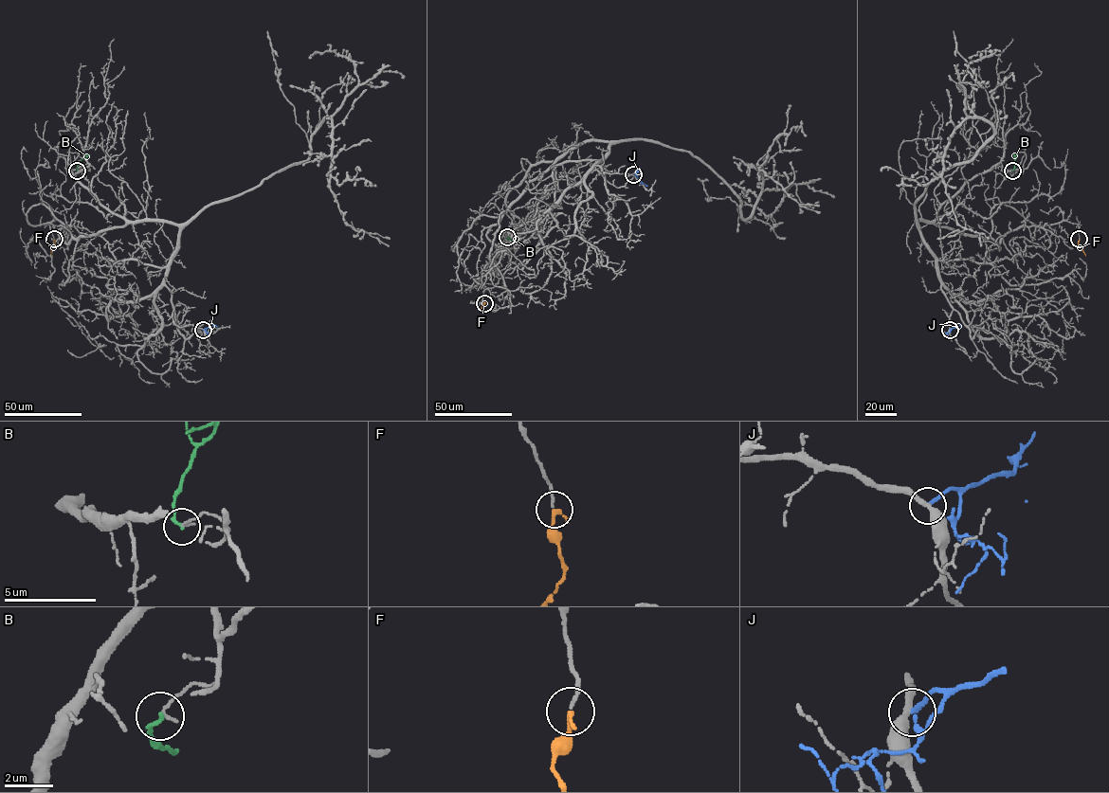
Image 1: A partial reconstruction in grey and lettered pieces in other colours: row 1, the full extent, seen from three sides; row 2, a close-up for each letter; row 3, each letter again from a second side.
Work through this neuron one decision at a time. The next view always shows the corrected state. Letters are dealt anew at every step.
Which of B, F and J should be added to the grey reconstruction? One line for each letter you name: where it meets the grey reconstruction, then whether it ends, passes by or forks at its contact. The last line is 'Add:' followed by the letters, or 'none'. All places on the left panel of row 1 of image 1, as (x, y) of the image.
F: (54, 239) | it ends
Add: F

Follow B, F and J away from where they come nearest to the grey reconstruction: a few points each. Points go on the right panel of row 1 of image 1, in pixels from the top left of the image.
B: (1012, 171), (1016, 154)
F: (1079, 239), (1079, 245), (1085, 255)
J: (949, 330), (960, 326)

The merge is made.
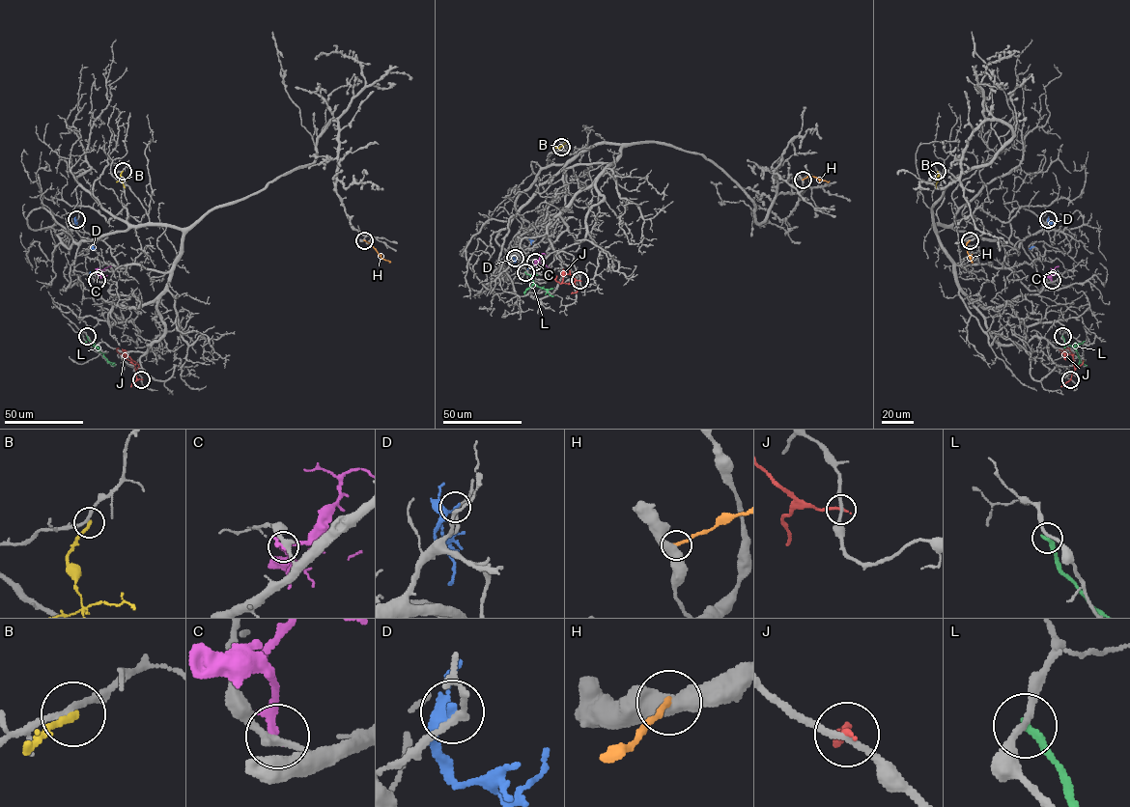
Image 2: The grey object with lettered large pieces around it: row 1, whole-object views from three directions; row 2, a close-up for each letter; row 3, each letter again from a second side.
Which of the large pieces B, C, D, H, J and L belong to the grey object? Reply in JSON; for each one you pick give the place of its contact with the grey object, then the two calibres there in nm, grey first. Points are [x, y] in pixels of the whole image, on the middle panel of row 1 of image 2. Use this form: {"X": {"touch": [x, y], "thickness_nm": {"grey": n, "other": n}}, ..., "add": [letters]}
{"D": {"touch": [515, 258], "thickness_nm": {"grey": 220, "other": 280}}, "add": ["D"]}

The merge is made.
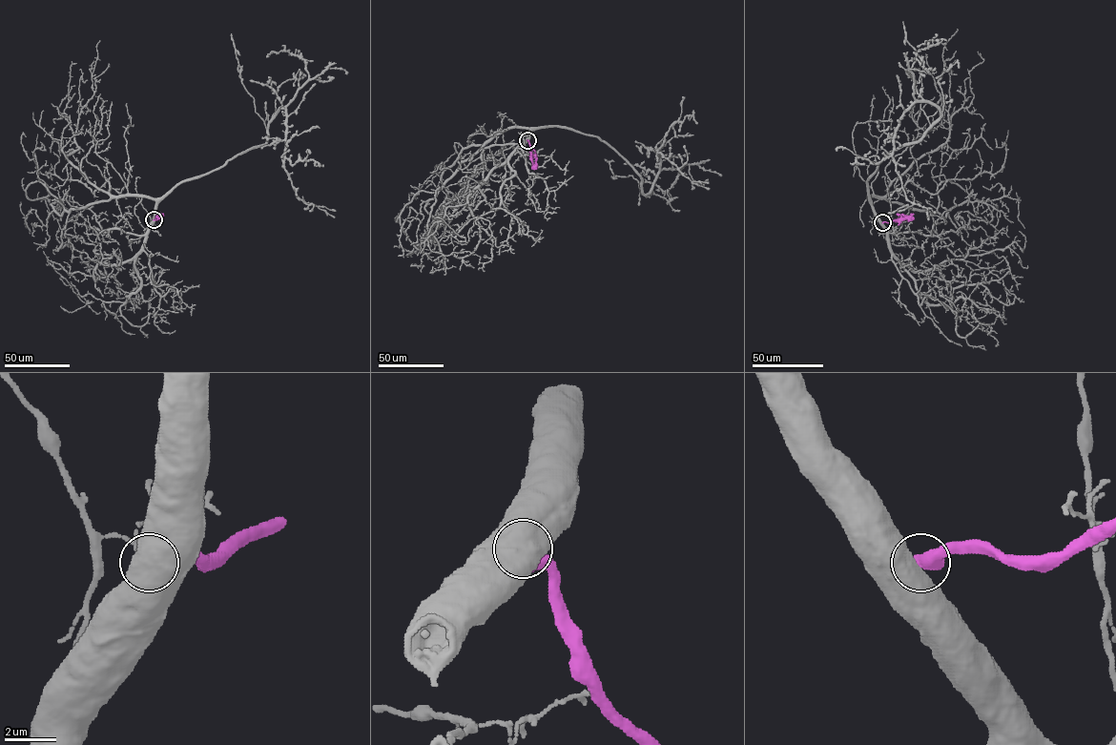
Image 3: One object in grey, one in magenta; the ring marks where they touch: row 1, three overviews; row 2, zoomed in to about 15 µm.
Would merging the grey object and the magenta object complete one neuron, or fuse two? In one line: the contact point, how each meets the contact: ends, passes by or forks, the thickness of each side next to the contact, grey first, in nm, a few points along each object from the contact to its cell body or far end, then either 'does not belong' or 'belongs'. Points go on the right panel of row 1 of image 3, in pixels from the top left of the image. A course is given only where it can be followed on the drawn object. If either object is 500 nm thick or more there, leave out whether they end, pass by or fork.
at (882, 222); 900 nm thick on the grey side, 650 nm on the other; grey runs (882, 222), (867, 180), (940, 115), (915, 102), (899, 120), (892, 157), (905, 196), (935, 213); magenta runs (882, 222), (894, 220); does not belong

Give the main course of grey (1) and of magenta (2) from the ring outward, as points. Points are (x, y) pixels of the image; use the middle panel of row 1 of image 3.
1: (526, 139), (556, 126), (596, 135), (640, 175), (644, 194), (659, 150), (709, 189)
2: (526, 139), (535, 154), (533, 165), (532, 151)

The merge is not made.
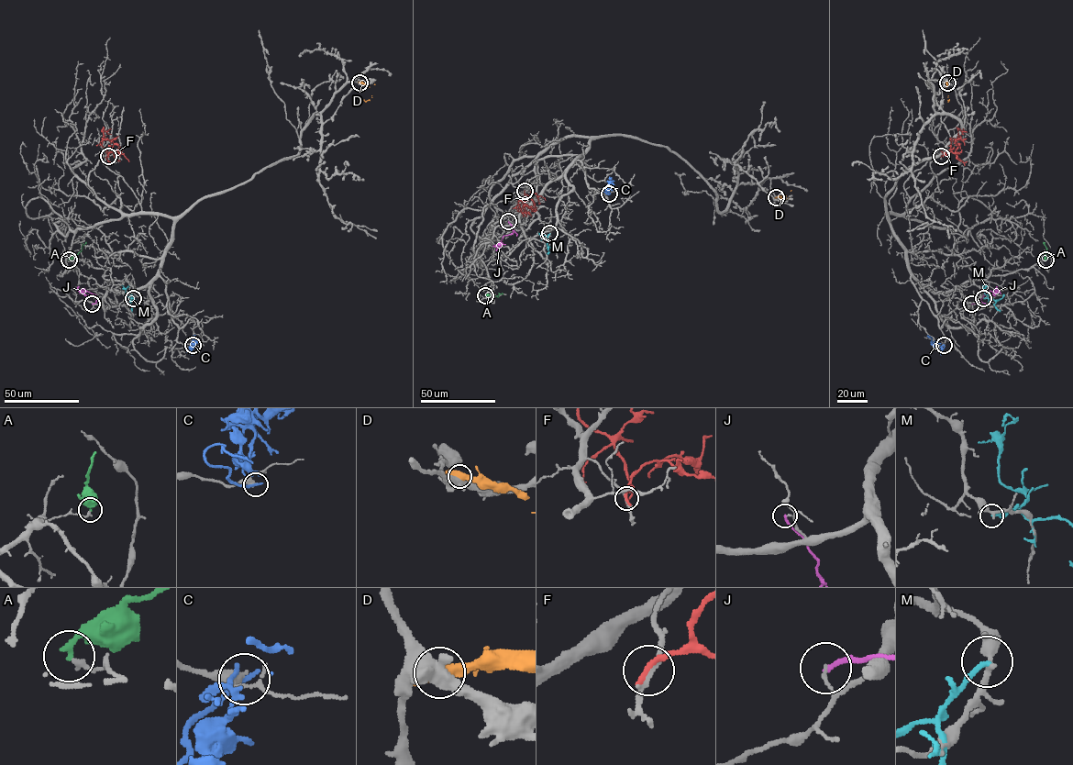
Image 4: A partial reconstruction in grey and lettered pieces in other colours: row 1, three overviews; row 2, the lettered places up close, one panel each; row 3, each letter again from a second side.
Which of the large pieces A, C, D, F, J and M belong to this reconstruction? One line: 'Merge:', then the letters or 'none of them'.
Merge: none of them

